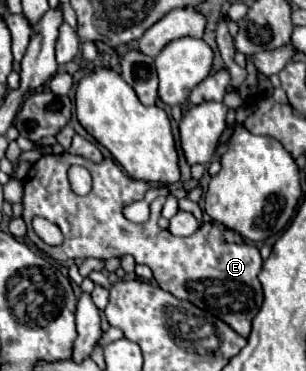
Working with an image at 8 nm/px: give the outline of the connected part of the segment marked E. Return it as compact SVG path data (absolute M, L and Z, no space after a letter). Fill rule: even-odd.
M61 153L61 155L47 155L45 159L41 161L47 161L47 167L45 169L39 169L37 165L29 171L27 179L25 179L25 185L23 185L23 221L27 223L27 237L43 251L47 253L49 257L53 257L55 261L65 261L65 259L89 259L89 257L95 257L95 259L111 259L111 257L123 257L123 255L133 255L135 257L135 263L143 263L147 265L151 271L153 271L153 277L155 277L155 283L175 295L177 299L183 299L183 301L189 301L189 303L195 303L195 307L199 309L205 309L209 311L211 315L215 315L217 319L225 321L233 331L237 331L241 337L249 337L251 333L251 321L253 317L257 315L261 303L263 303L263 289L261 289L261 283L257 279L259 271L261 271L261 255L259 255L259 249L251 243L227 243L227 241L219 241L219 225L215 223L203 223L195 235L189 235L189 237L175 237L171 235L171 231L167 229L161 229L157 225L157 219L153 219L153 215L161 215L161 209L163 209L163 203L165 203L165 197L157 197L153 203L151 203L151 217L147 223L131 223L123 217L123 207L133 203L133 201L139 201L143 199L143 195L151 189L151 183L147 181L139 181L139 179L131 179L113 159L103 159L101 163L93 163L93 161L87 161L79 155L71 155L71 153ZM71 165L81 165L85 167L91 177L93 177L93 191L85 197L79 197L71 191L69 187L69 179L67 179L67 171ZM33 217L45 217L49 219L51 223L55 223L61 233L63 233L63 243L59 247L51 247L47 243L43 243L35 231L31 229L31 221Z

